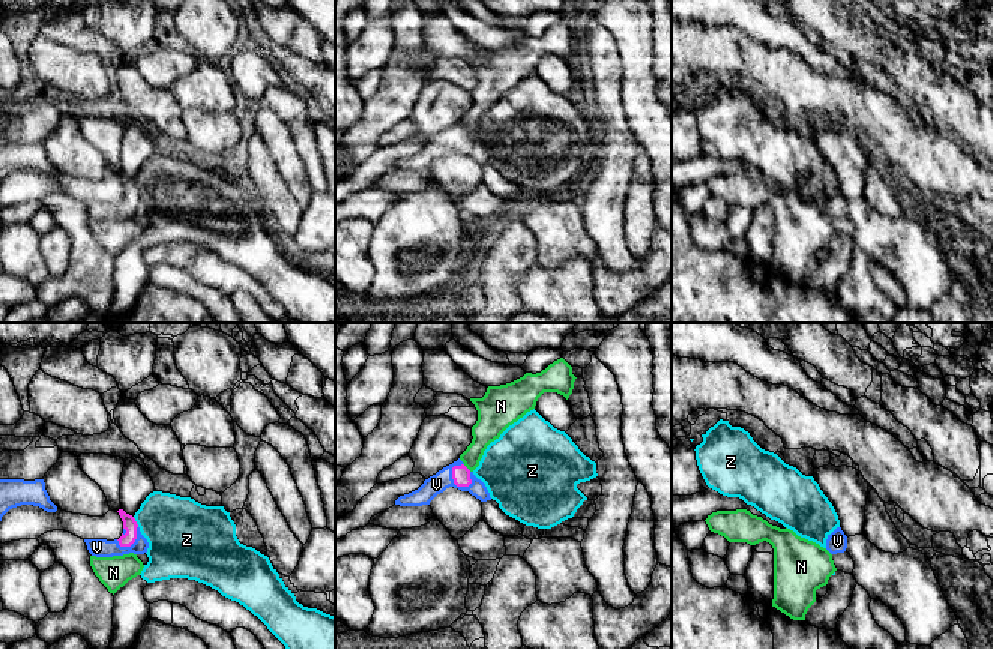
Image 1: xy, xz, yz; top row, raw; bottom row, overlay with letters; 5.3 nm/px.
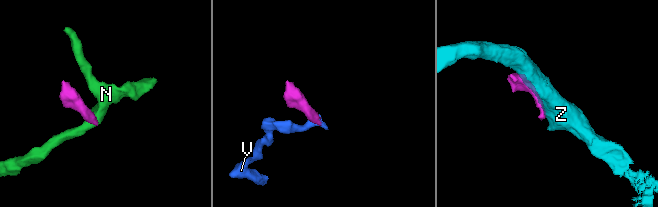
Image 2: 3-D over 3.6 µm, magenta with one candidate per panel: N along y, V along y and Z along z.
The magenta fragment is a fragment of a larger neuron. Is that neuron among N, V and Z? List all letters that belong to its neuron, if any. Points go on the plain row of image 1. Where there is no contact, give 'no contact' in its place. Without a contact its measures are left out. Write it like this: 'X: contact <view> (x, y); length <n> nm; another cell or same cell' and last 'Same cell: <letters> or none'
N: contact xz (466, 131); length 60 nm; another cell
V: contact xz (452, 135); length 150 nm; same cell
Z: contact xy (135, 185); length 70 nm; another cell
Same cell: V

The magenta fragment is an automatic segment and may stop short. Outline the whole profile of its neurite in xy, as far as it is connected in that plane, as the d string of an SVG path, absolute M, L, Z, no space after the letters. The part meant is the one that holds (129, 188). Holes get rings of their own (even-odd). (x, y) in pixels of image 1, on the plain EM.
M123 173L117 174L123 185L123 197L119 203L84 203L87 213L96 221L113 221L123 218L144 218L147 216L149 206L141 198L135 182L126 177Z

